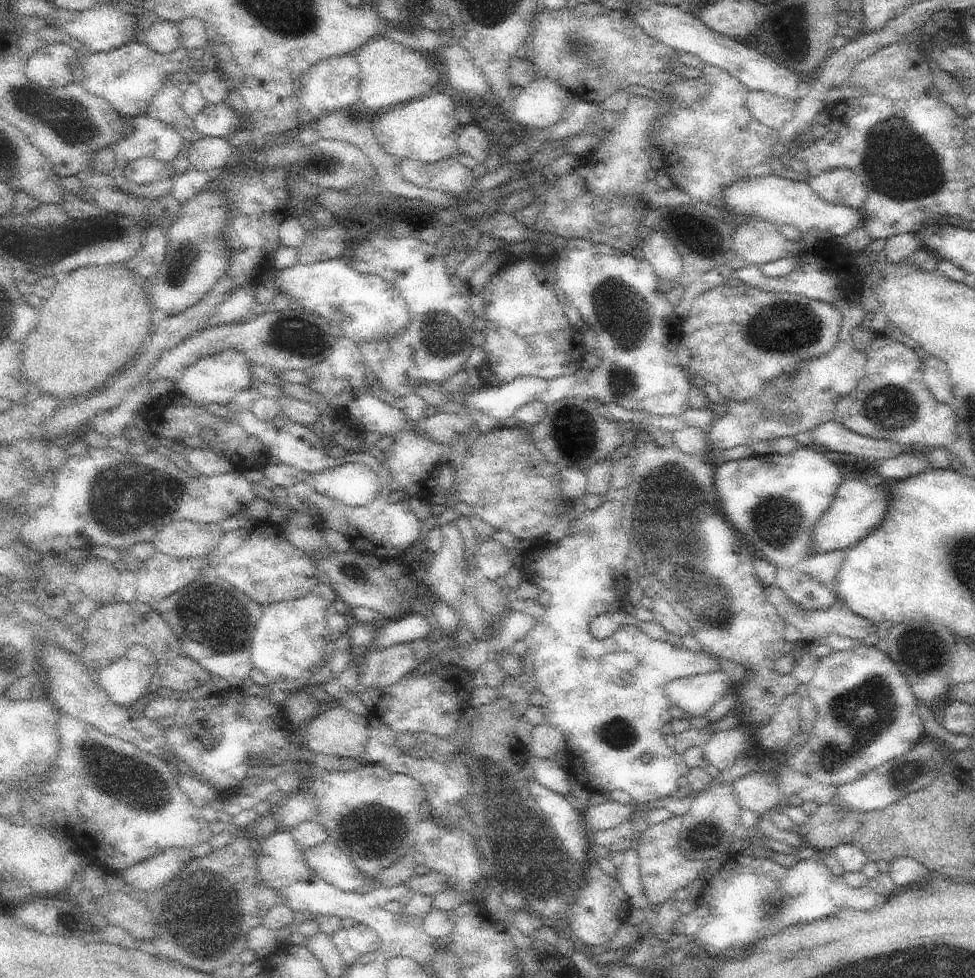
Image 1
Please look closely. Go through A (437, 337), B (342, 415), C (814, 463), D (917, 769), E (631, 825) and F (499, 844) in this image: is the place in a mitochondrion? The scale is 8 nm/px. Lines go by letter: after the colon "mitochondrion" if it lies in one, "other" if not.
A: mitochondrion
B: other
C: other
D: other
E: other
F: mitochondrion

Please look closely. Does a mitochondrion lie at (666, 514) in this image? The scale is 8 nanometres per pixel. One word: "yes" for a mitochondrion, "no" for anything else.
yes

